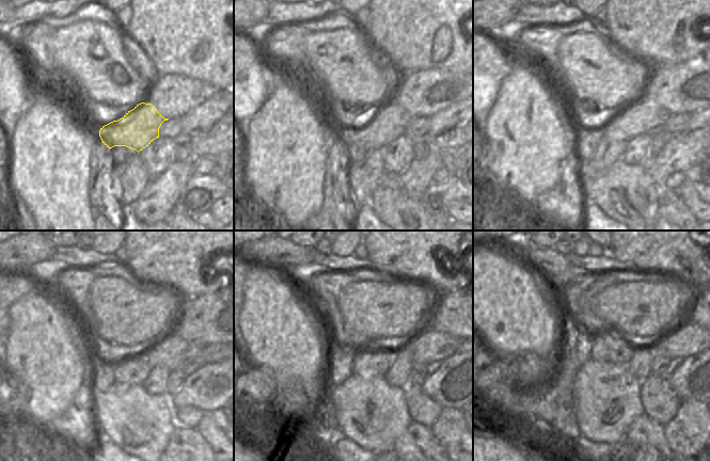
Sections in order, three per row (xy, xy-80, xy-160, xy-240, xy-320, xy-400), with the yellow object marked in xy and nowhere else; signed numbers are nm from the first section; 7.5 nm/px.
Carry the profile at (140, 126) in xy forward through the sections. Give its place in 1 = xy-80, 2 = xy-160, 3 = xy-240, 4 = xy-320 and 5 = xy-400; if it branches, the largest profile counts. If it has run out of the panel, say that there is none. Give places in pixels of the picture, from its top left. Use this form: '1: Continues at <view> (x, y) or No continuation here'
1: Continues at xy-80 (389, 122)
2: Continues at xy-160 (636, 117)
3: Continues at xy-240 (172, 352)
4: Continues at xy-320 (424, 347)
5: Continues at xy-400 (680, 342).

